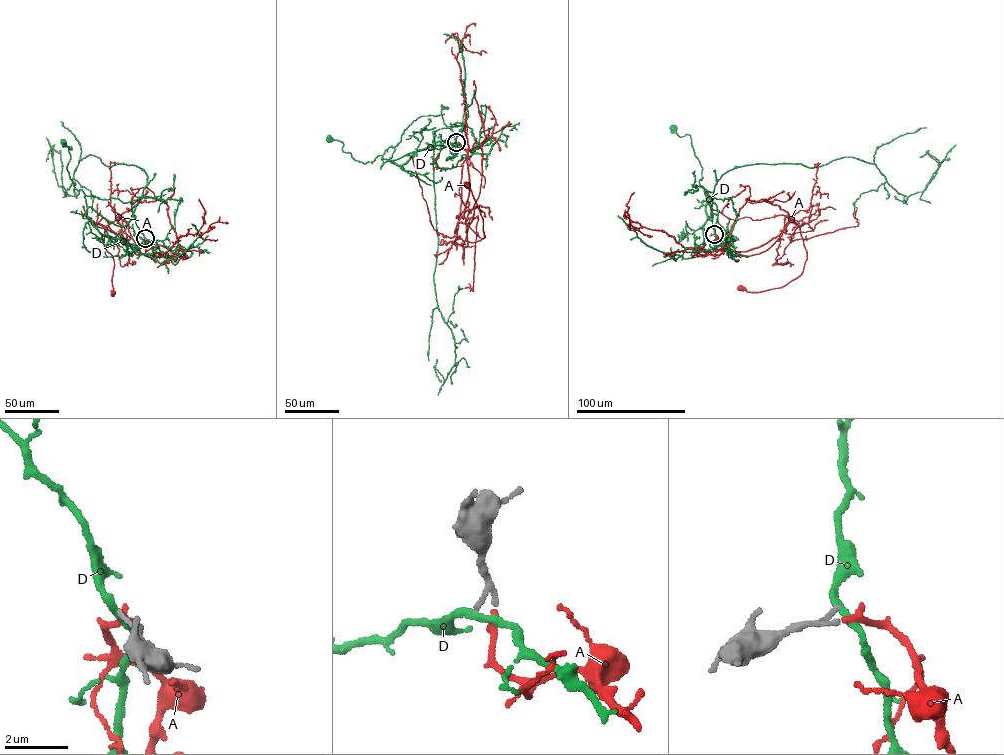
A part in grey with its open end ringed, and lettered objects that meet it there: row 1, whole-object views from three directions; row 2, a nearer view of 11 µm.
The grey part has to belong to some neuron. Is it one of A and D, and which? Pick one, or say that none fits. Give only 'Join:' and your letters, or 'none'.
Join: A

